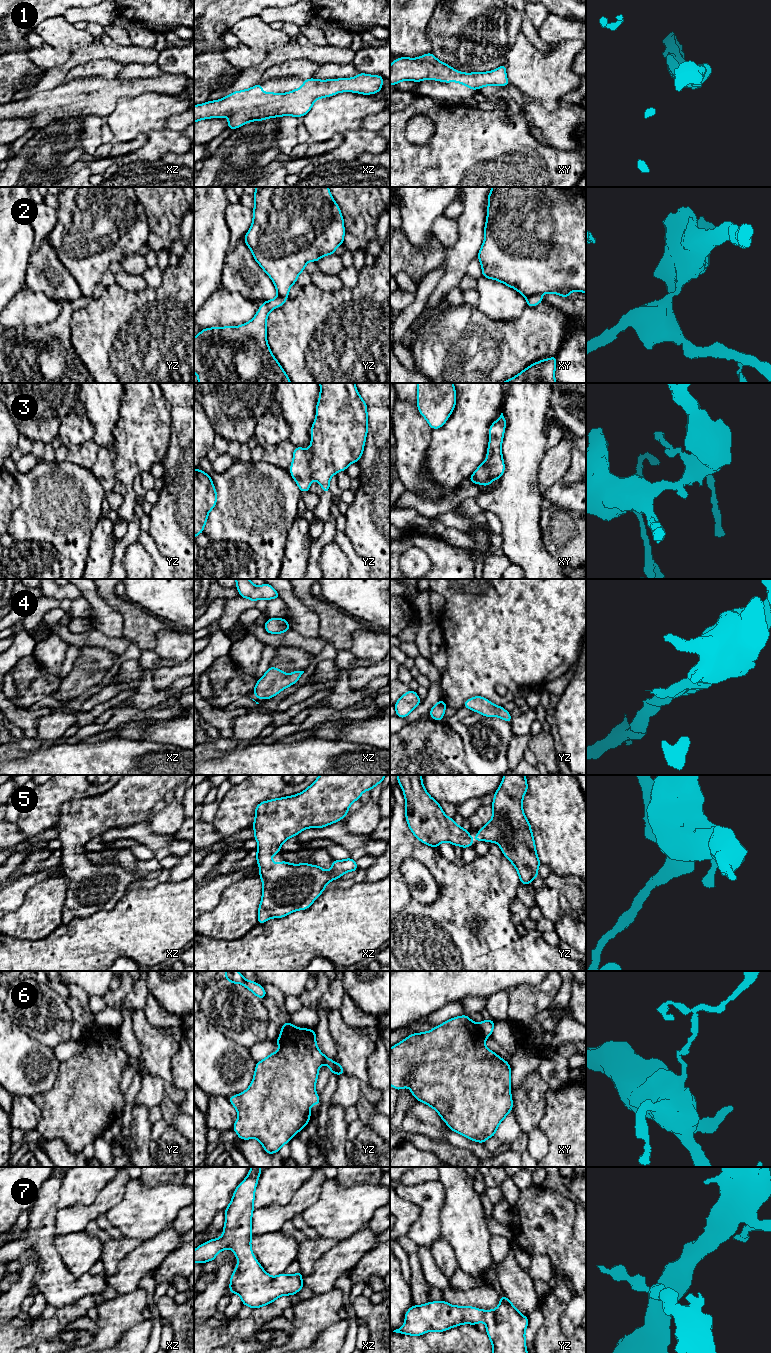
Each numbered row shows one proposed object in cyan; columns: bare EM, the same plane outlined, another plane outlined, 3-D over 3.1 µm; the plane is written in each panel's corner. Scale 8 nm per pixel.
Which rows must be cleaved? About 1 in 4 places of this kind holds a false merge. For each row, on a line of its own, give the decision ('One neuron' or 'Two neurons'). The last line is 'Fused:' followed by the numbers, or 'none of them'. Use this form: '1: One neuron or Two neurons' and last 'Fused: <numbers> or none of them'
1: One neuron
2: Two neurons
3: Two neurons
4: One neuron
5: One neuron
6: Two neurons
7: One neuron
Fused: 2, 3, 6

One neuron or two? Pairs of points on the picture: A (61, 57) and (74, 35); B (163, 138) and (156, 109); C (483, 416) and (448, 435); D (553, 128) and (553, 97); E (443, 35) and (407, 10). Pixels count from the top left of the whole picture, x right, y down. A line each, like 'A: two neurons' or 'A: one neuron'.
A: two neurons
B: two neurons
C: one neuron
D: two neurons
E: two neurons

